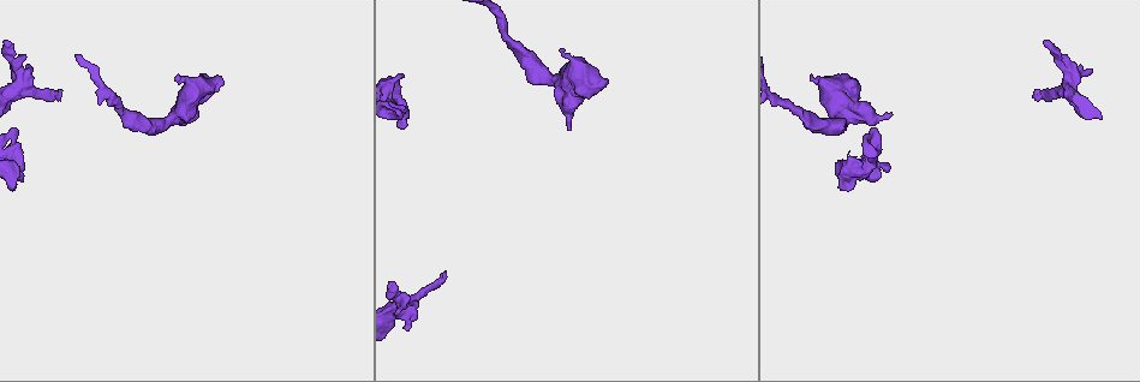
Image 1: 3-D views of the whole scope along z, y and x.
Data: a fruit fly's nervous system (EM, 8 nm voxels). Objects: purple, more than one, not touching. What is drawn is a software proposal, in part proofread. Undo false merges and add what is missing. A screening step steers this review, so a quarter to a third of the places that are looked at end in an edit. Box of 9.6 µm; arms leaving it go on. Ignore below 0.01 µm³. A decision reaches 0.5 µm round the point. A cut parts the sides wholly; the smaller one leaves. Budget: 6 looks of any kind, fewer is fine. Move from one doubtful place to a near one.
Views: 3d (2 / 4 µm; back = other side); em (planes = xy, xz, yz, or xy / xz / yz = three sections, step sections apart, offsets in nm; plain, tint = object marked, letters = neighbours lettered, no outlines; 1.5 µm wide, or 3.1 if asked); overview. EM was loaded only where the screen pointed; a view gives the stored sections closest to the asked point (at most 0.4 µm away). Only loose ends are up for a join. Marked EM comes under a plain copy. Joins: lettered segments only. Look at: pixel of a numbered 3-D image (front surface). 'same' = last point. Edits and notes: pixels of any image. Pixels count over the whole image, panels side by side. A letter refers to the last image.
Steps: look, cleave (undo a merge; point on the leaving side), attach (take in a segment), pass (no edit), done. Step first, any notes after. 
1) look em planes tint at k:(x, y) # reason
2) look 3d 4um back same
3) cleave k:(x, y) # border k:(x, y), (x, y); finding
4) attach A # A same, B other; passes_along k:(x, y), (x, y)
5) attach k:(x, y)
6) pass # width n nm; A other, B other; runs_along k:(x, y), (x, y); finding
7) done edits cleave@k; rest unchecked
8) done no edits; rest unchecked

look 3d 2um at 1:(13, 127) # an open end

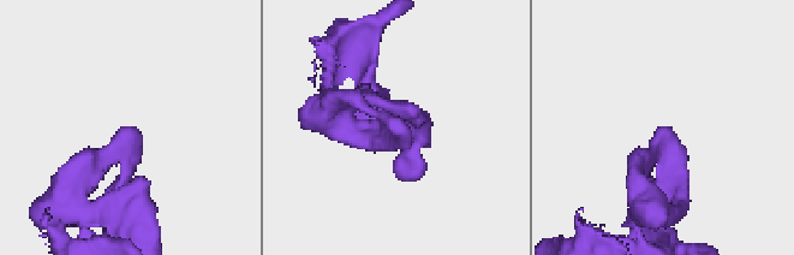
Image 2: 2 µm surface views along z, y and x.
look em planes letters at 2:(124, 130)

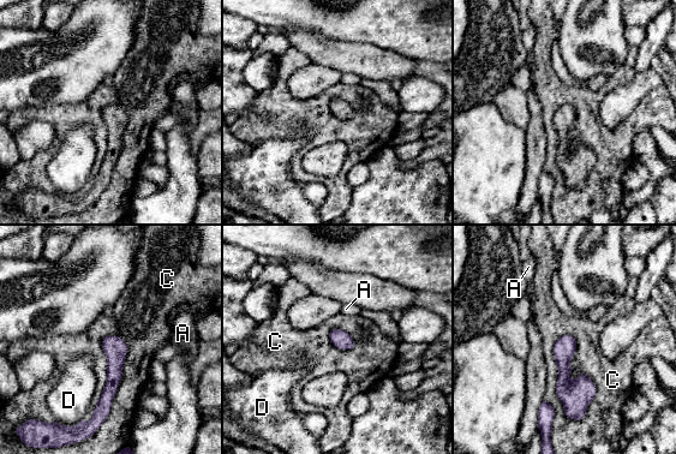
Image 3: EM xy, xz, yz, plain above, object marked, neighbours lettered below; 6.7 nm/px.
attach C # longest_contact C 600 nm; A other, C same, D other; passes_along 3:(575, 394), (557, 381), (587, 359); the neuron continues

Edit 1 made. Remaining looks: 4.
look overview # see it whole again

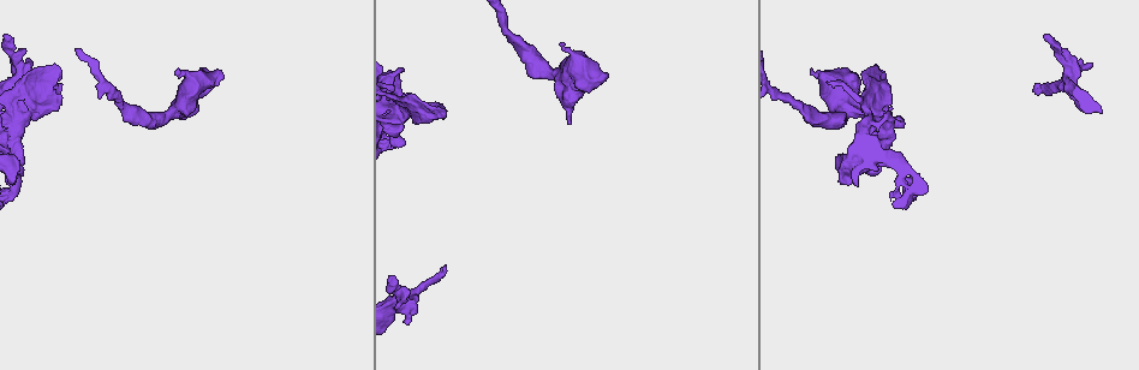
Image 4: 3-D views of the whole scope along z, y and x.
look em xz step 8 tint at 4:(444, 265) # free end

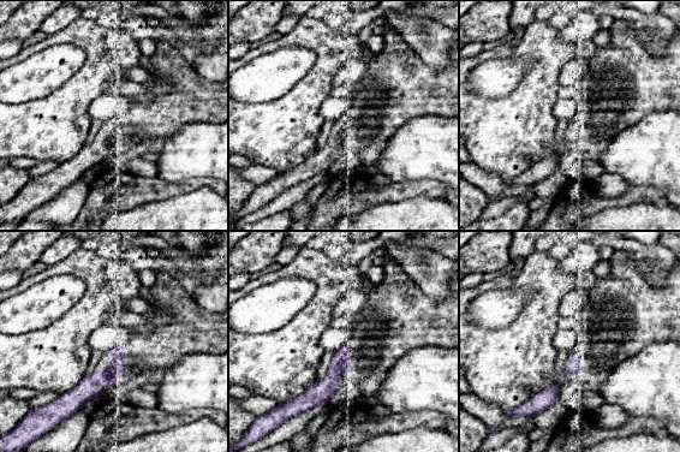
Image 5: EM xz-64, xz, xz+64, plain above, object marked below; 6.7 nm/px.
look em planes letters same # cut it another way

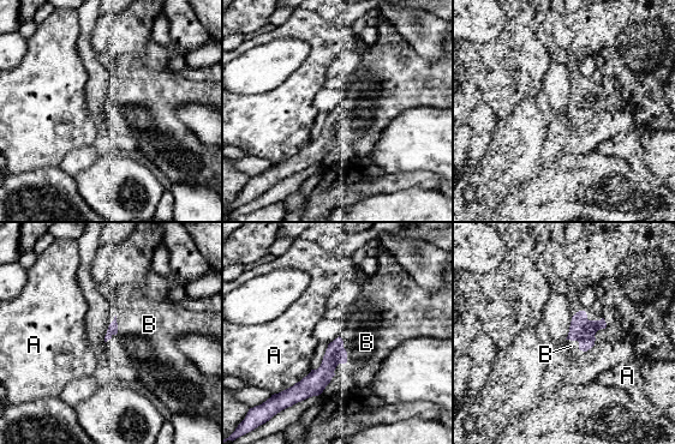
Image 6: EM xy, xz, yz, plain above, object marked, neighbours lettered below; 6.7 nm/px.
attach B # A other, B same; the neuron continues

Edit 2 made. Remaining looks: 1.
look em planes letters at 4:(179, 68) # thin end

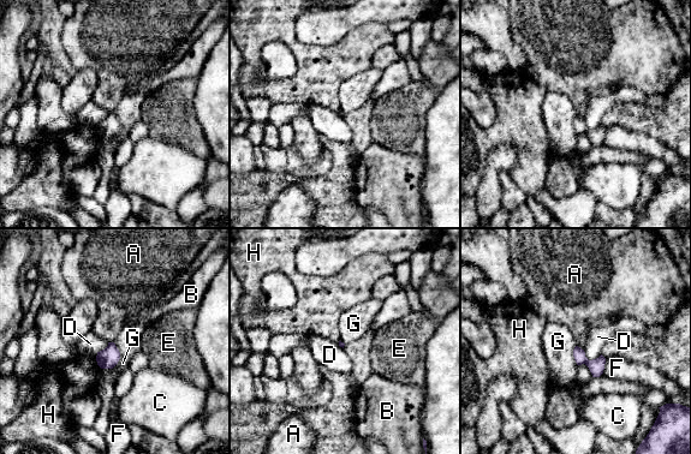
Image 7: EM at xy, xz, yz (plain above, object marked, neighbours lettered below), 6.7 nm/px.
pass # A other, B other, C other, D other, E other, F other, G other, H other; border 7:(576, 345), (573, 359), (577, 365); none of them fits

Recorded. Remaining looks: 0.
done edits attach@3, attach@6; rest unchecked

